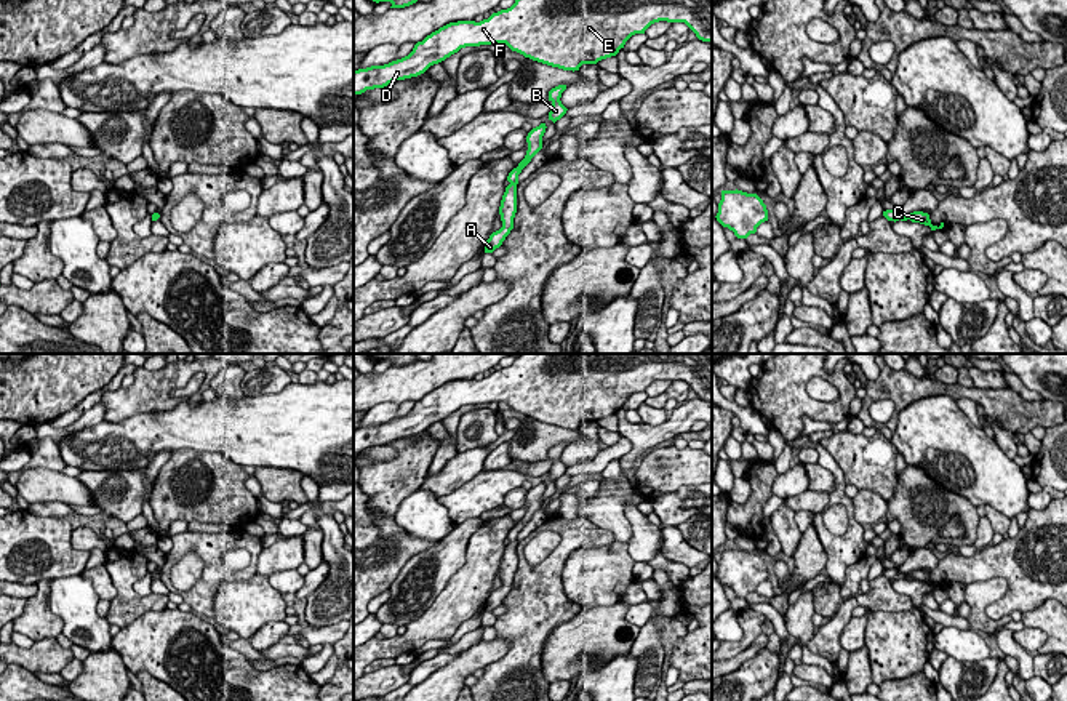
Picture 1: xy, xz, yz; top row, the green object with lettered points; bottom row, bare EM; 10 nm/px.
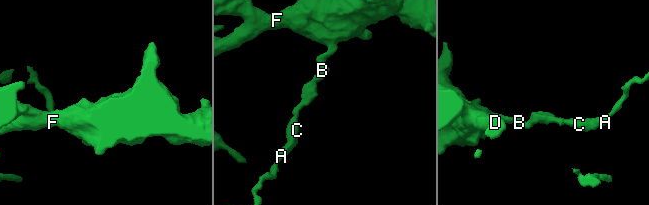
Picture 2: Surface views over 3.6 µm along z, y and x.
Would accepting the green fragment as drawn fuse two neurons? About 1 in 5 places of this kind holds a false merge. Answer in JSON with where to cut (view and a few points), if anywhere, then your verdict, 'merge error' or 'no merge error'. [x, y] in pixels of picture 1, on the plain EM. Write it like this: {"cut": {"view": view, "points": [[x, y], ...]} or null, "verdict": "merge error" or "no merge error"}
{"cut": null, "verdict": "no merge error"}

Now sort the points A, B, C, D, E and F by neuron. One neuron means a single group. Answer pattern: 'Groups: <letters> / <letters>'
Groups: A B C D E F

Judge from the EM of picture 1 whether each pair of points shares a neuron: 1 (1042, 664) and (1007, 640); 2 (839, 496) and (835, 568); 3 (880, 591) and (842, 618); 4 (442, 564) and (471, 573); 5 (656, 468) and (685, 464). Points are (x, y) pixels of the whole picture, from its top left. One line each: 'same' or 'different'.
1: different
2: same
3: same
4: different
5: same

